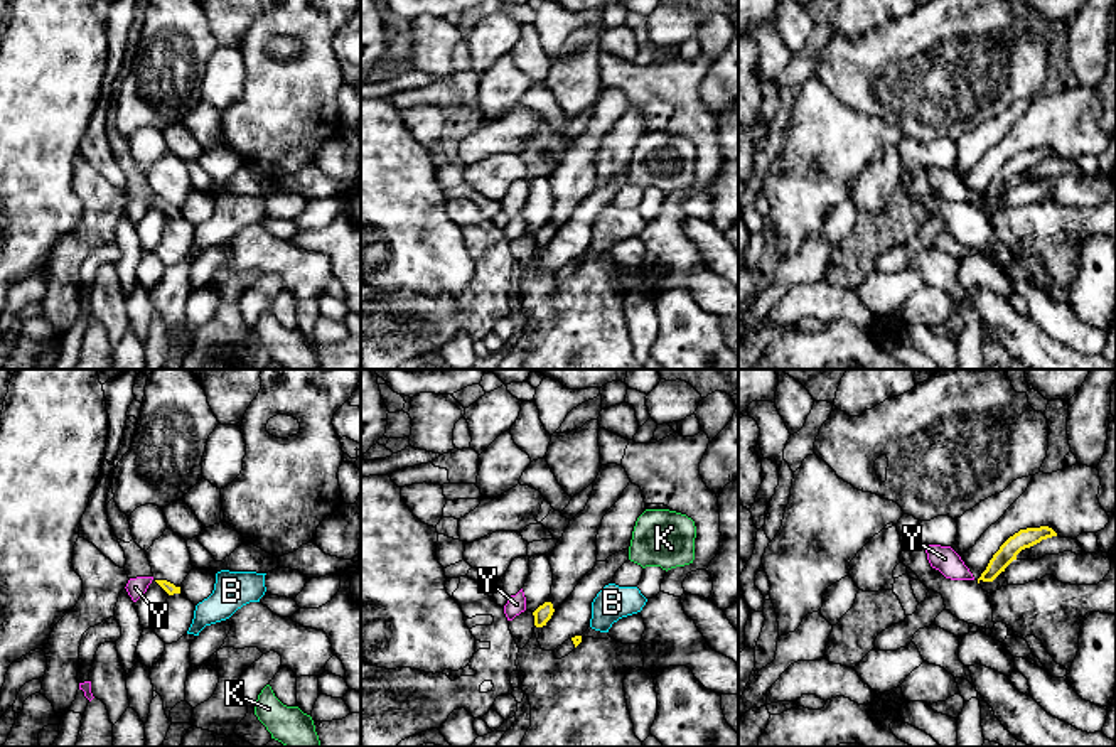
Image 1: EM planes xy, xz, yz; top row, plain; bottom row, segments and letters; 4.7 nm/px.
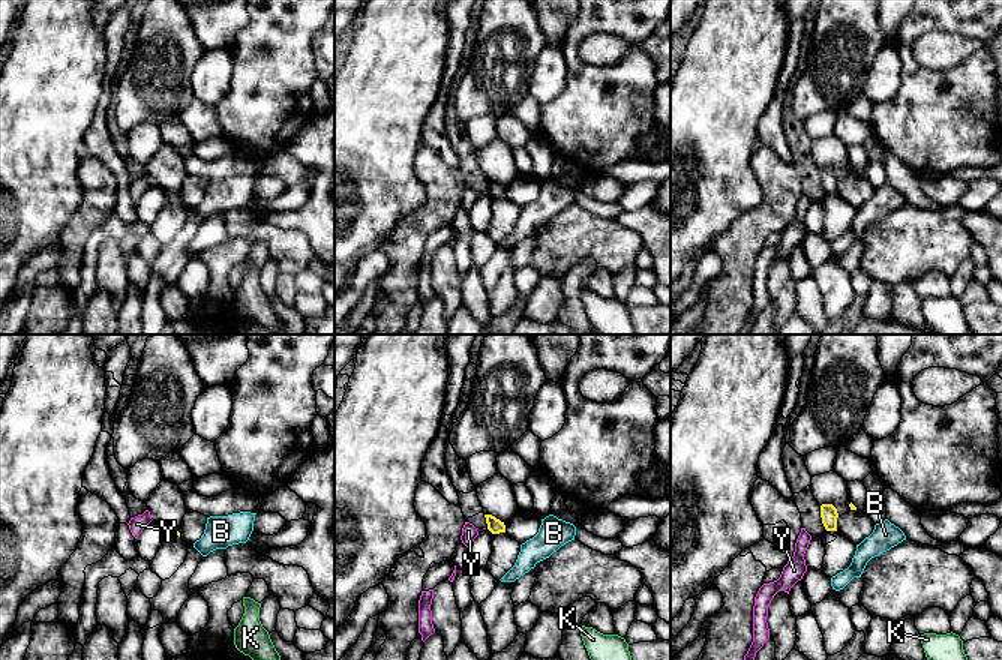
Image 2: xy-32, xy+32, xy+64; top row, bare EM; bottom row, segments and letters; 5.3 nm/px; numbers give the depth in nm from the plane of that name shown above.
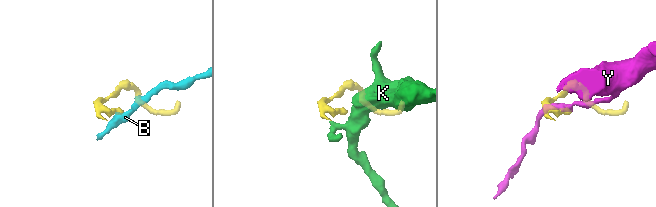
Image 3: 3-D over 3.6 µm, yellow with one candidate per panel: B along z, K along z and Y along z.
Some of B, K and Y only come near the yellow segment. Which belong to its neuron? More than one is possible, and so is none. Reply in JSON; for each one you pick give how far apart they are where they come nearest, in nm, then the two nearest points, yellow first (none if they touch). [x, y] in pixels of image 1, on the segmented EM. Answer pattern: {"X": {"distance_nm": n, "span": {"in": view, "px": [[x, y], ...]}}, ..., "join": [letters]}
{"K": {"distance_nm": 420, "span": {"in": "xz", "px": [[552, 604], [629, 558]]}}, "join": ["K"]}

